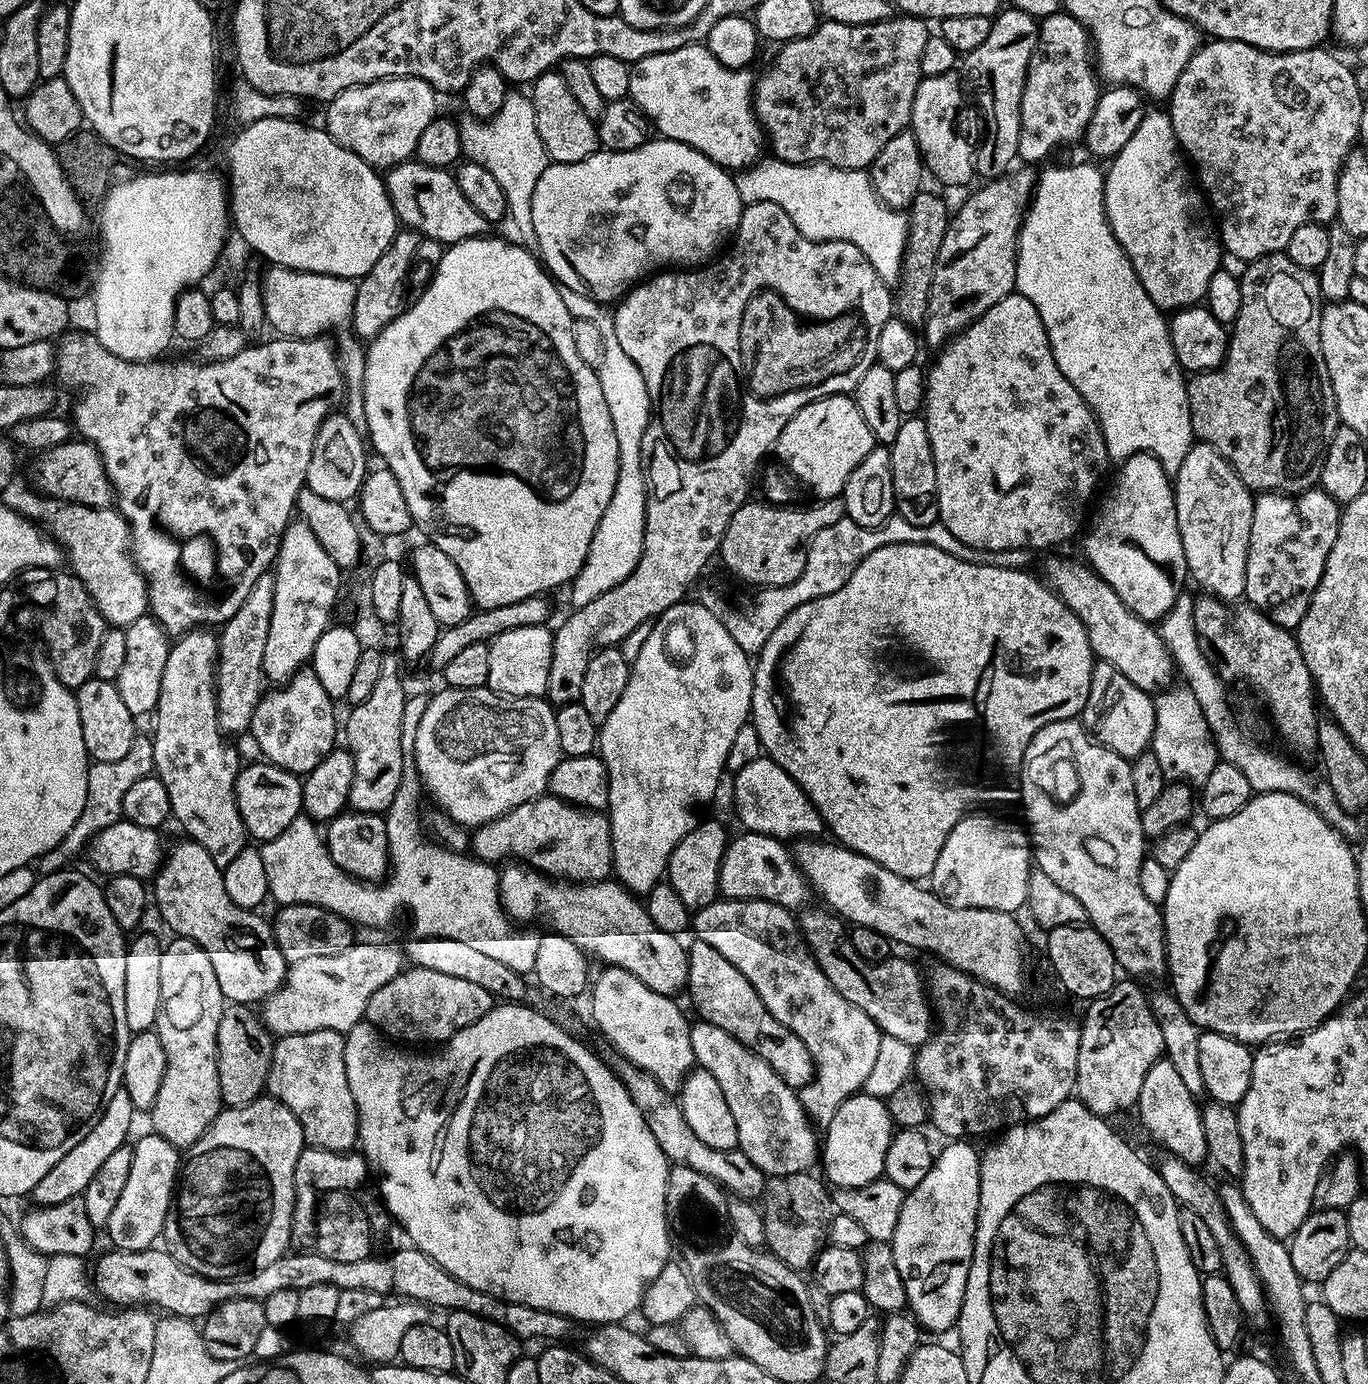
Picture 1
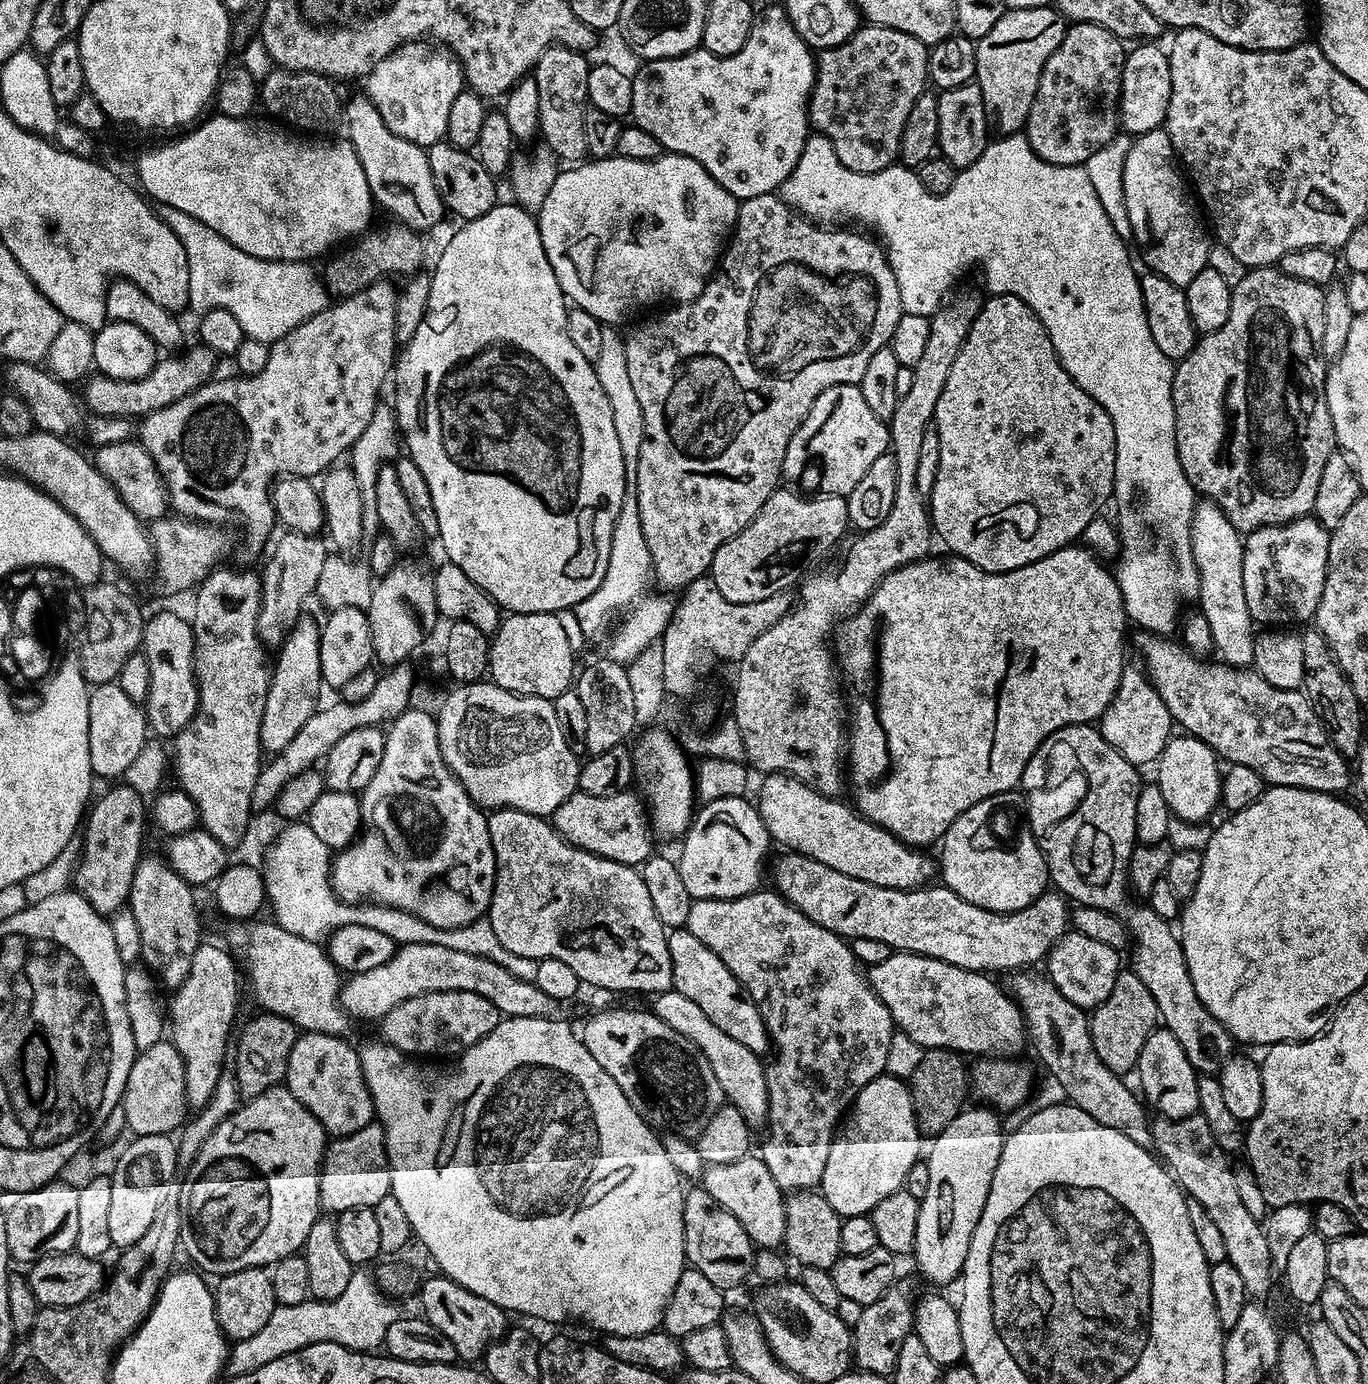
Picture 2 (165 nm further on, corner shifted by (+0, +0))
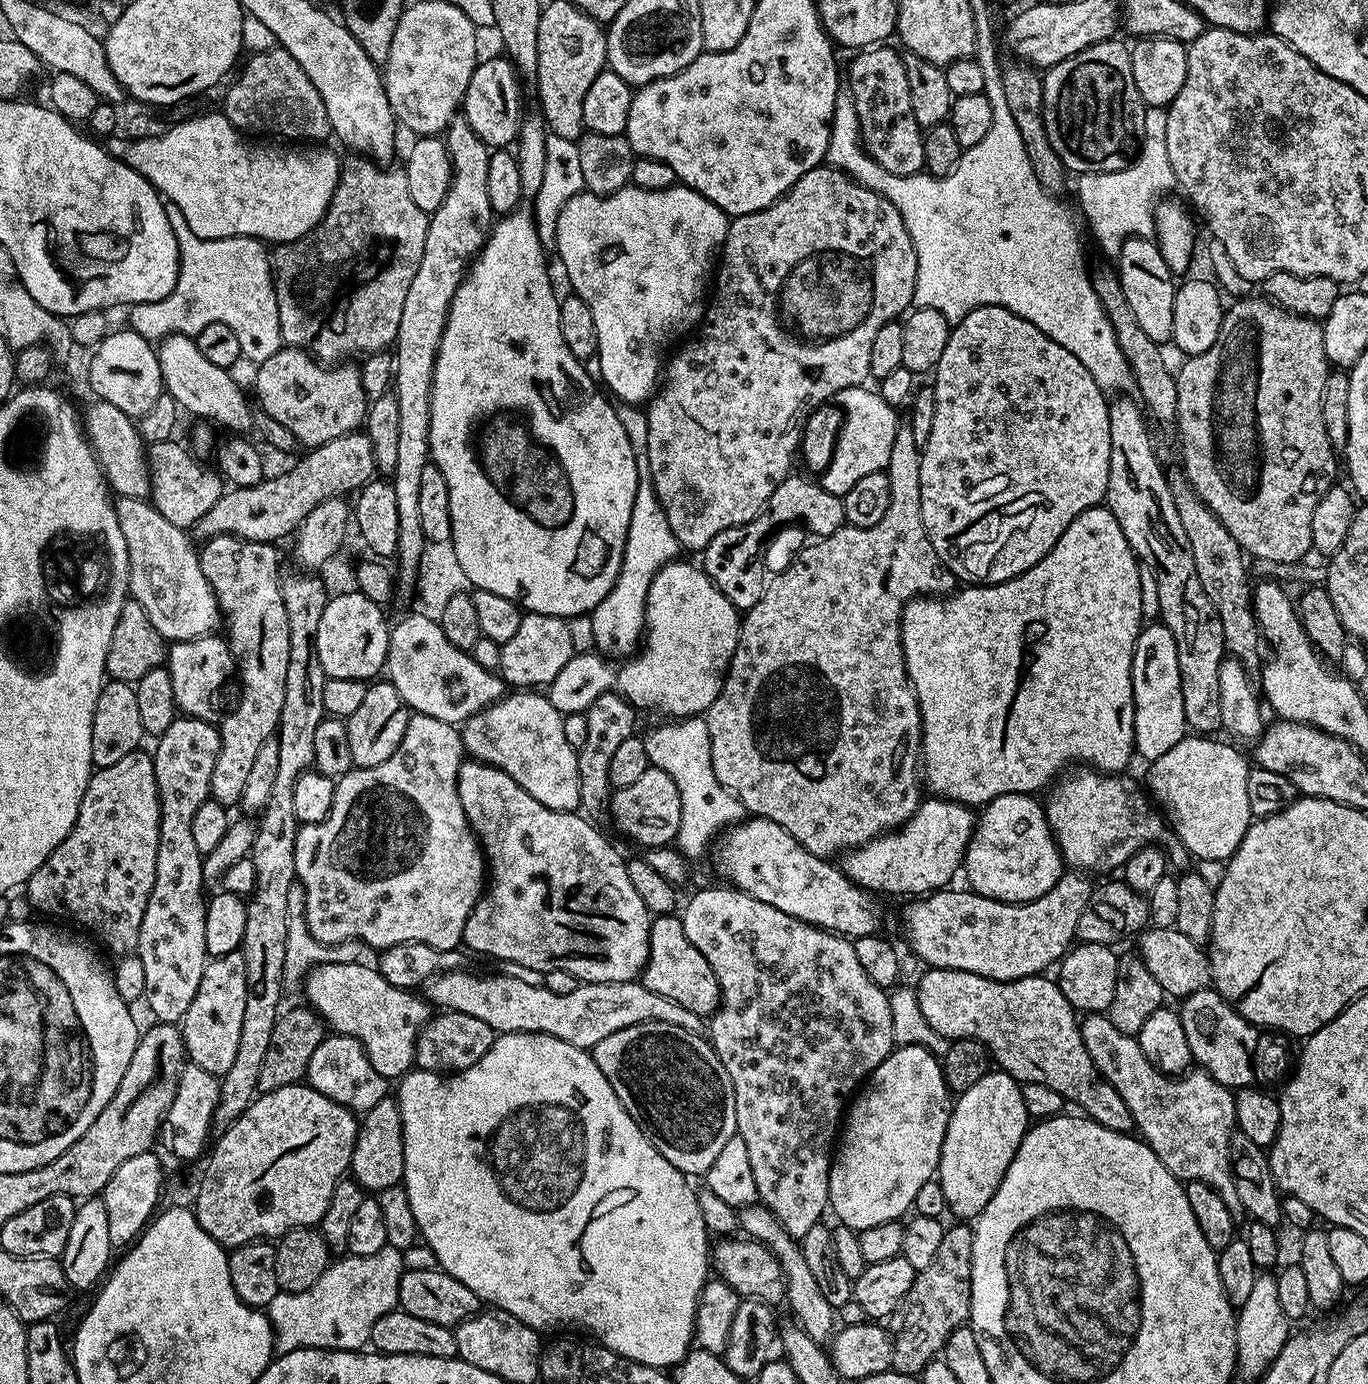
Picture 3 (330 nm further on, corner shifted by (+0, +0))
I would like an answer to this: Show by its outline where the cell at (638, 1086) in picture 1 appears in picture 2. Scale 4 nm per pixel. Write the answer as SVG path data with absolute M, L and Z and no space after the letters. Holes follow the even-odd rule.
M749 1154L738 1158L738 1162L707 1165L702 1177L702 1187L713 1196L718 1206L738 1218L742 1230L746 1230L757 1249L779 1249L783 1245L786 1234L786 1194L780 1189L778 1182L774 1182L770 1170L766 1170L766 1162L762 1162L759 1155Z

